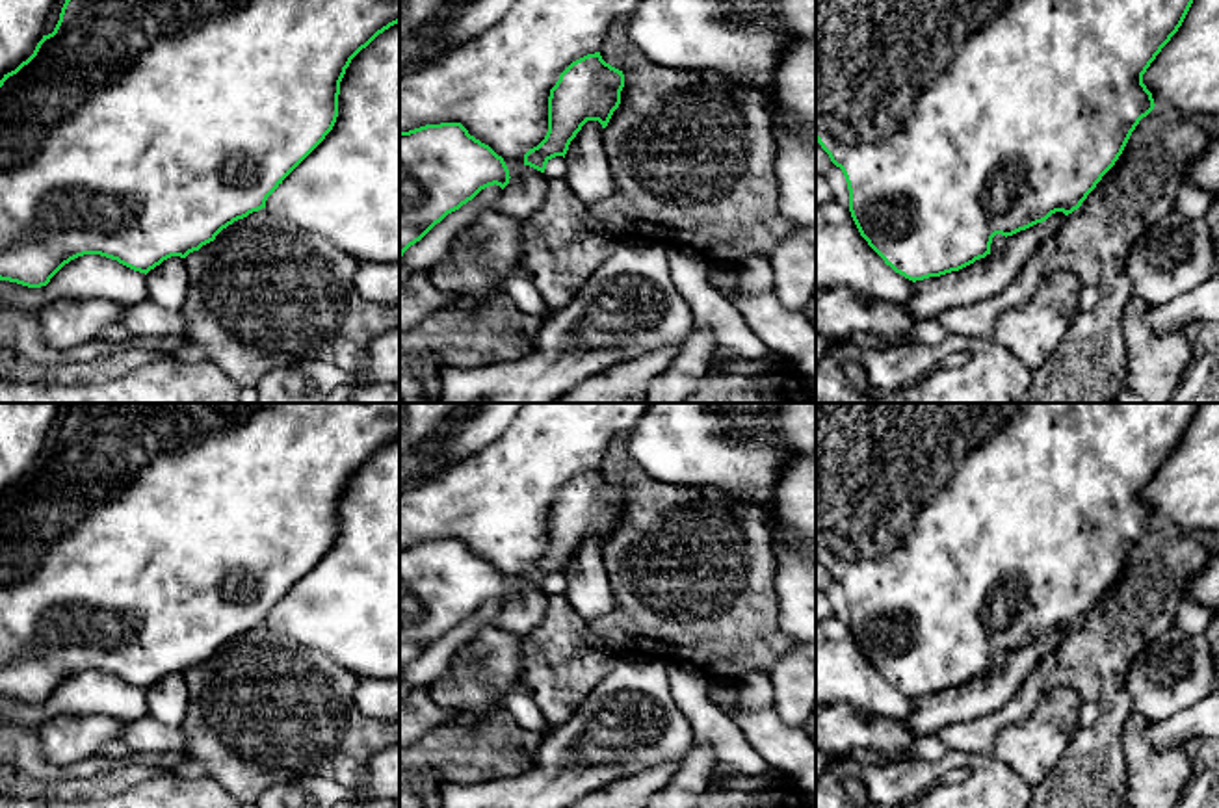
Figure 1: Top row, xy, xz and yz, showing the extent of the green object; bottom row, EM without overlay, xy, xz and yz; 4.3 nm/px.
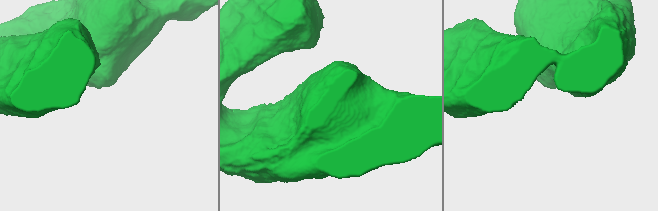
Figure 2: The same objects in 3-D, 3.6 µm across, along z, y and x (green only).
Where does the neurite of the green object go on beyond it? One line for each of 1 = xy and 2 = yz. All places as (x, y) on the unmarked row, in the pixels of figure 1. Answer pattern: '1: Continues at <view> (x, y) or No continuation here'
1: No continuation here
2: No continuation here

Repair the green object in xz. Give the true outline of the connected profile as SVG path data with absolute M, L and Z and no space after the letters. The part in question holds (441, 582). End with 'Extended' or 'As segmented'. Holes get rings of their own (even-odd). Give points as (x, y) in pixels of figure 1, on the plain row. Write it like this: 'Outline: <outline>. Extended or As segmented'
Outline: M461 539L426 541L400 548L400 680L403 669L448 630L489 602L496 600L504 606L509 594L504 574L470 552Z. As segmented

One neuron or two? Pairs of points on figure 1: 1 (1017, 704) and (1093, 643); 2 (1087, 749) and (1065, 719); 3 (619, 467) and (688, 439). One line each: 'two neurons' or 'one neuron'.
1: one neuron
2: two neurons
3: two neurons

